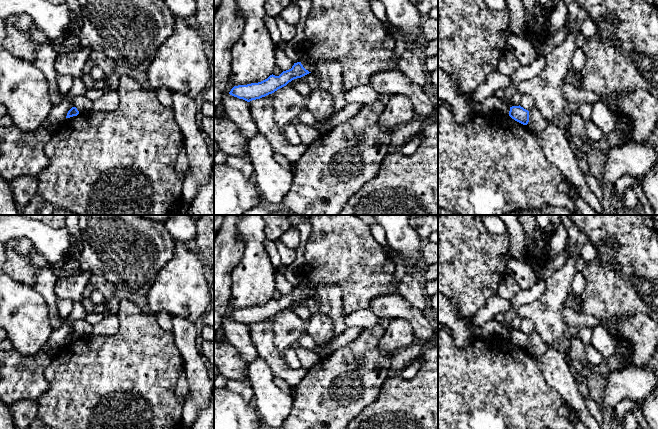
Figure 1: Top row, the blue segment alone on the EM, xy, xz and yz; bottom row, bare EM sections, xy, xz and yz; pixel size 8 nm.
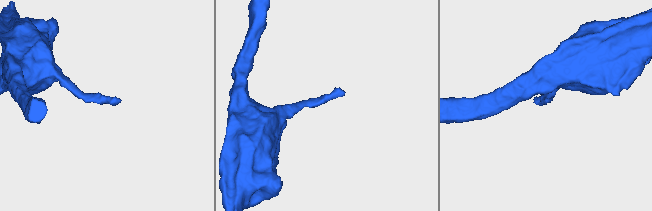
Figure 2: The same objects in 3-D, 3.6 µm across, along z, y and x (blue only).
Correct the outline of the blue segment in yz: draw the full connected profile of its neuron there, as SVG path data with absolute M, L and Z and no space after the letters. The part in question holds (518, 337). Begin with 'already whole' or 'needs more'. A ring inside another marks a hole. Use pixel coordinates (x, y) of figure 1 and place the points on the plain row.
already whole; M520 329L510 331L509 340L523 349L527 349L529 346L529 335Z

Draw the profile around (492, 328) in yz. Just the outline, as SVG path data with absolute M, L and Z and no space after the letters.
M495 320L487 322L480 328L476 328L471 323L470 331L474 338L477 338L479 335L482 335L484 338L489 336L499 336L504 339L508 339L510 335L510 330L506 326L499 324Z

